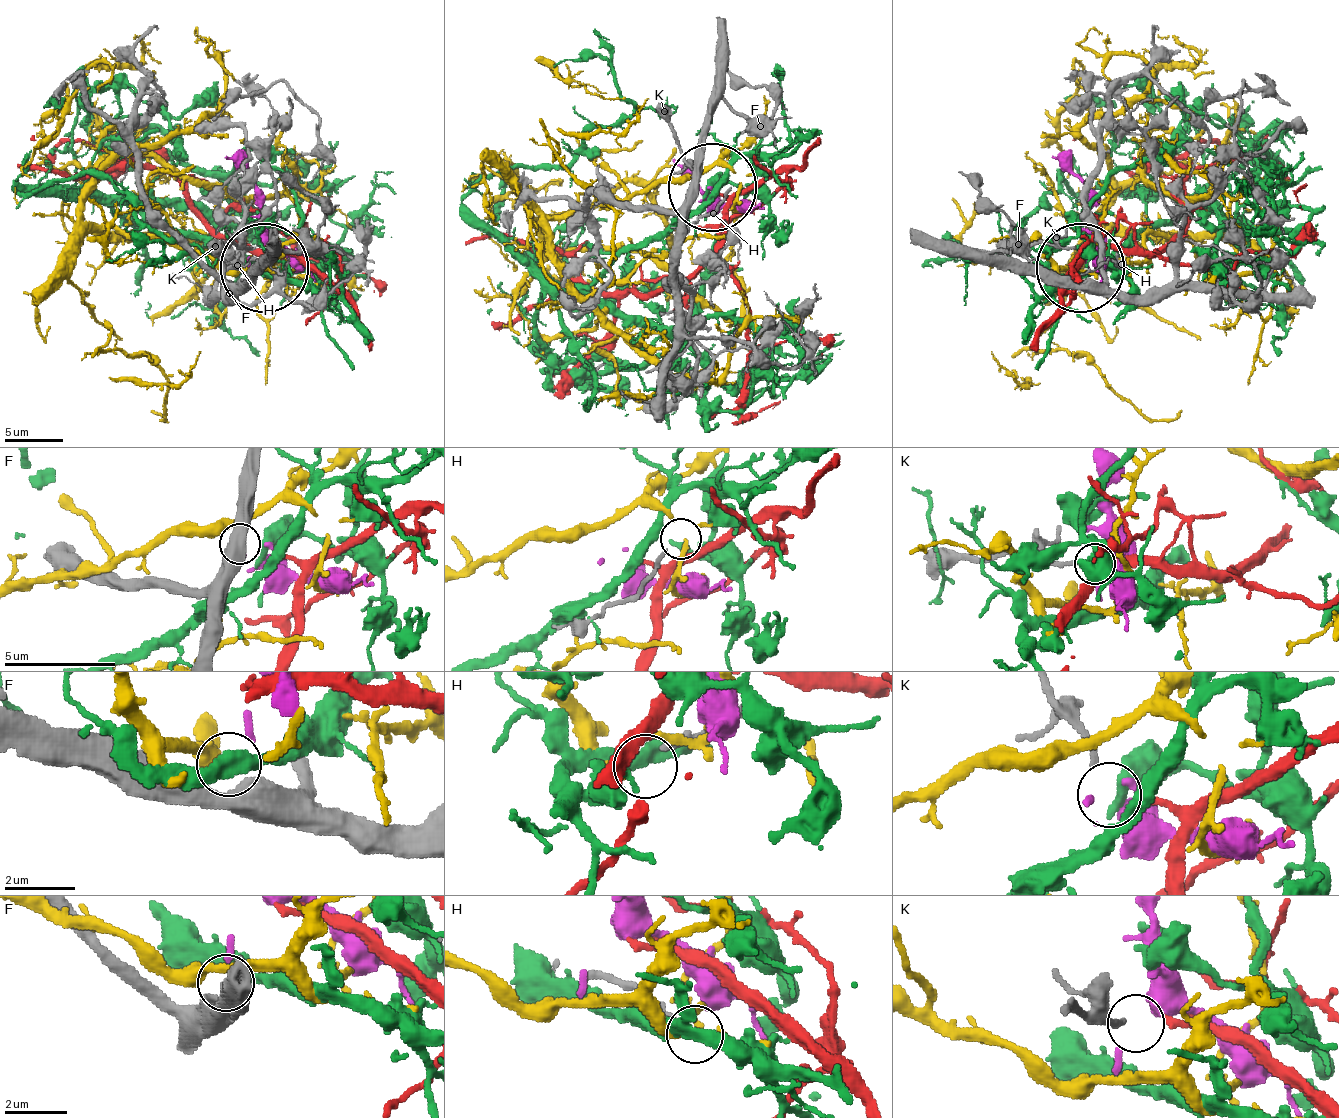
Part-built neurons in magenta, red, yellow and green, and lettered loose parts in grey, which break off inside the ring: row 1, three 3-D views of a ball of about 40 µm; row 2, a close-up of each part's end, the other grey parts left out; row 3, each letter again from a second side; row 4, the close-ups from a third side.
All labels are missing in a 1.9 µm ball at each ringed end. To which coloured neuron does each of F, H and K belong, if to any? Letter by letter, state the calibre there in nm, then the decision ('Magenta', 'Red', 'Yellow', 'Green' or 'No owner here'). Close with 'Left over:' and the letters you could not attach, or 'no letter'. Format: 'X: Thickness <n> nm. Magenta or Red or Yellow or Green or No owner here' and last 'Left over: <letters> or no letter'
F: Thickness 480 nm. Magenta
H: Thickness 160 nm. No owner here
K: Thickness 170 nm. Red
Left over: H

